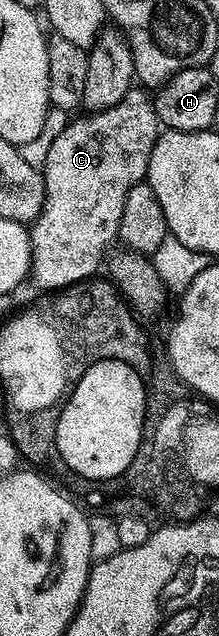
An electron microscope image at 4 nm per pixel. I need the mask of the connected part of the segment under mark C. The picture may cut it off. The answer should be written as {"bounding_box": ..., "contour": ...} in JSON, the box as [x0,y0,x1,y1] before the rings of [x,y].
{"bounding_box":[29,88,160,291],"contour":[[[131,88],[130,94],[120,103],[102,109],[99,113],[82,115],[71,120],[56,135],[56,143],[48,151],[44,166],[46,179],[46,202],[42,213],[33,222],[30,234],[30,272],[29,280],[34,280],[38,291],[57,291],[74,285],[78,281],[93,278],[98,264],[103,264],[102,252],[110,240],[118,237],[120,215],[124,215],[124,199],[134,185],[147,180],[146,172],[150,166],[152,147],[158,141],[160,122],[149,92],[141,88]]]}

